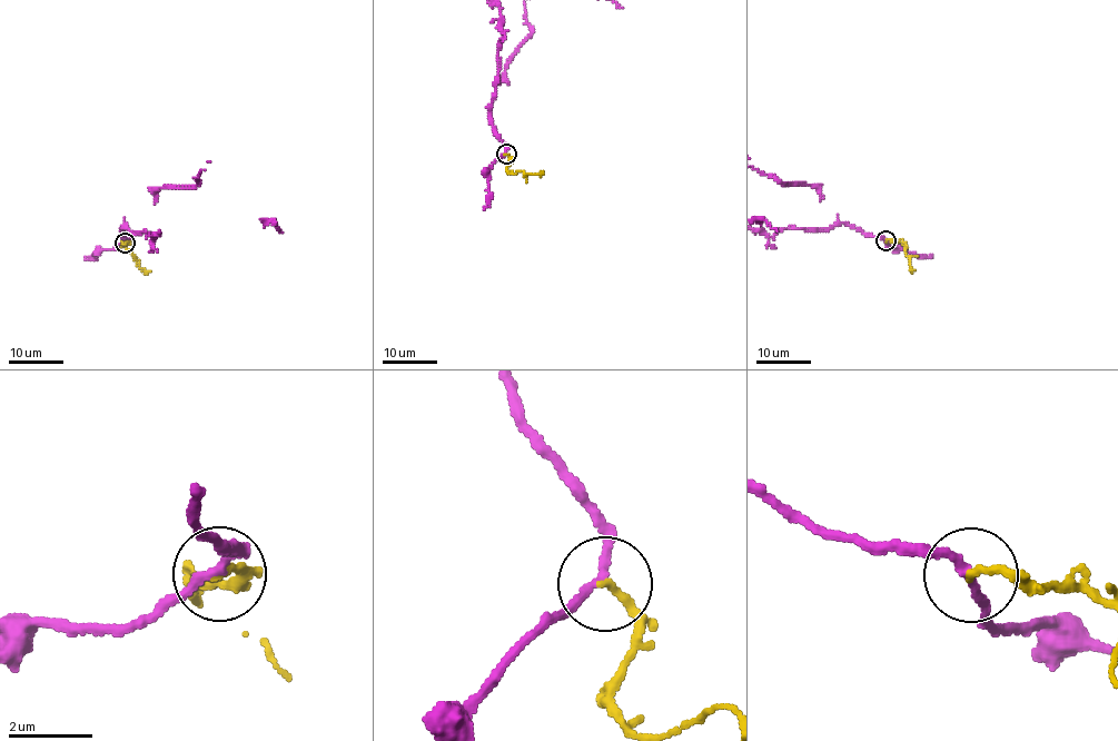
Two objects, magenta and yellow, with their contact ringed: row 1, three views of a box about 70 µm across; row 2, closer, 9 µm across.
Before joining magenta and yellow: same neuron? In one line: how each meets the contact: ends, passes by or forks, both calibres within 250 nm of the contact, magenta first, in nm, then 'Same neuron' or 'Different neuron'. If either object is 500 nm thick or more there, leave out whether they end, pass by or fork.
At the ring magenta passes by. At the ring yellow ends. Thickness 200 nm (magenta) against 180 nm. Different neuron

